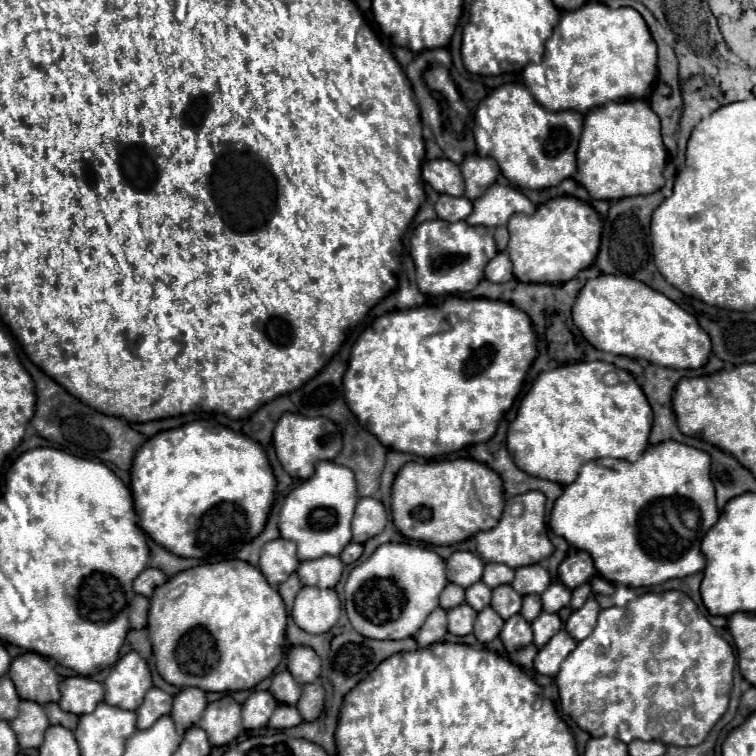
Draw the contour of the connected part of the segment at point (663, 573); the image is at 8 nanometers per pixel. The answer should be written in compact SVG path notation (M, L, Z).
M667 440L655 445L649 444L639 460L601 458L585 462L579 470L577 480L565 486L563 494L555 500L549 516L549 526L571 546L589 552L593 556L597 572L605 580L641 588L661 584L669 578L683 578L705 568L705 556L699 548L703 538L703 518L705 532L719 518L719 510L715 506L715 488L709 476L709 454L687 444Z

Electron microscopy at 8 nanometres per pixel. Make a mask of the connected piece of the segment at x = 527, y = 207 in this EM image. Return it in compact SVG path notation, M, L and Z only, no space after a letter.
M491 184L483 196L473 200L473 212L467 216L467 224L475 226L505 226L509 216L523 212L523 214L533 214L535 206L533 202L519 192L513 186L501 186L501 184Z

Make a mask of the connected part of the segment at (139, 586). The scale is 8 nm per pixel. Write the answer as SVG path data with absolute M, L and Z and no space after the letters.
M145 568L145 572L141 572L141 576L137 576L133 586L135 586L137 594L149 598L157 586L165 584L165 580L167 580L167 576L165 576L163 570L159 570L159 568Z

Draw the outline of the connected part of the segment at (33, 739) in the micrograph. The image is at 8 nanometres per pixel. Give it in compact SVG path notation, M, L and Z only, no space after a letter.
M21 700L19 714L11 722L11 728L17 734L19 746L21 748L39 748L47 726L49 726L49 720L43 712L43 706L31 700Z

